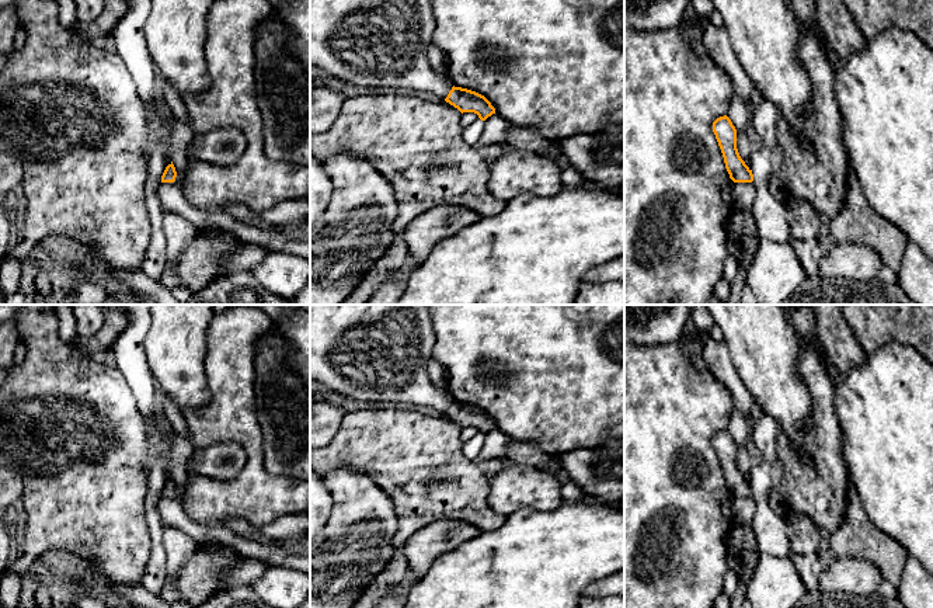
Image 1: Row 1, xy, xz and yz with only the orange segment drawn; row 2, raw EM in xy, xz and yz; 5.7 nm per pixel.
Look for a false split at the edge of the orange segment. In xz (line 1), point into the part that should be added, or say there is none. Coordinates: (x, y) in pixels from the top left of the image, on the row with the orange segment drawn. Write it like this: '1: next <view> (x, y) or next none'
1: next none

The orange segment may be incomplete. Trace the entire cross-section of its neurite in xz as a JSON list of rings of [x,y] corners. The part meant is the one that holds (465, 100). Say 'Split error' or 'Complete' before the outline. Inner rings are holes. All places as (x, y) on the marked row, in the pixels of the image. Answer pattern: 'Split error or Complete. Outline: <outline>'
Complete. Outline: [[[453,86],[445,101],[457,108],[462,114],[477,114],[481,121],[495,114],[495,108],[484,95],[462,87]]]

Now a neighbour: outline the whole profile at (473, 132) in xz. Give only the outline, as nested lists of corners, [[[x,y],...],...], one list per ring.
[[[478,118],[477,121],[464,128],[464,139],[470,145],[474,145],[480,140],[481,131],[483,131],[483,121]]]

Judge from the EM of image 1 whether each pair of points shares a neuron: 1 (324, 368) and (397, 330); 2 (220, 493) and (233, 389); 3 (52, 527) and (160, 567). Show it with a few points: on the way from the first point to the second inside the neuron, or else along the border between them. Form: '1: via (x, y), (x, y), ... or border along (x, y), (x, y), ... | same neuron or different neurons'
1: via (343, 350), (362, 330), (379, 330) | same neuron
2: via (249, 473), (253, 469), (253, 443), (233, 417) | same neuron
3: border along (148, 528), (149, 559), (139, 583) | different neurons

